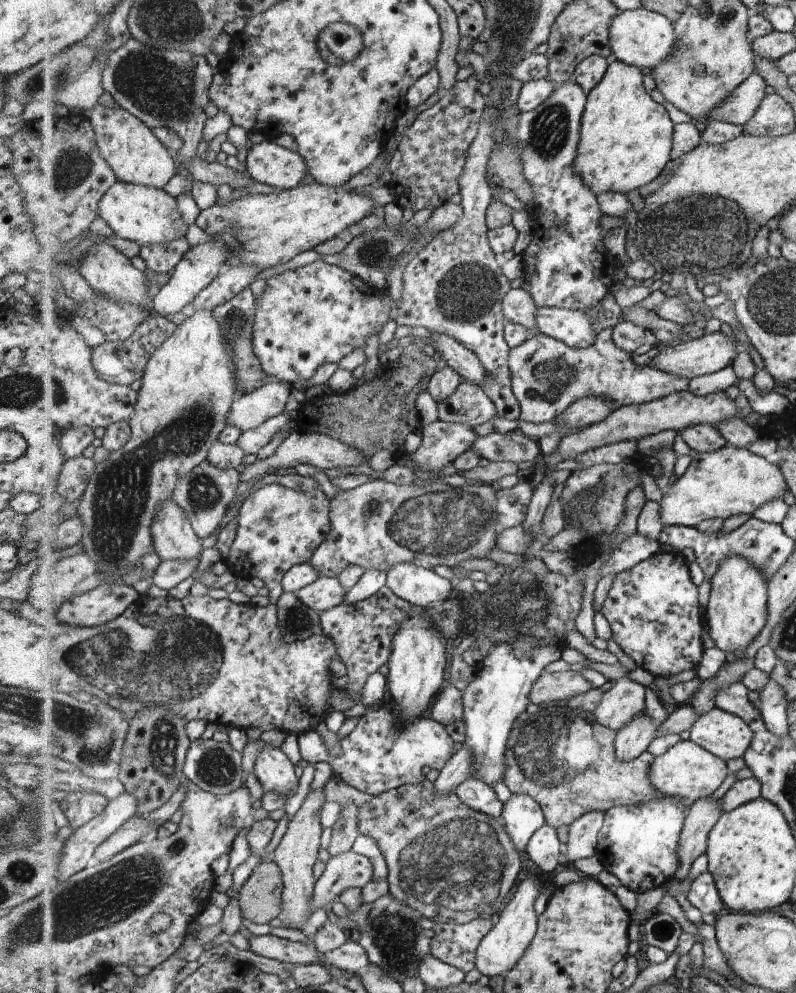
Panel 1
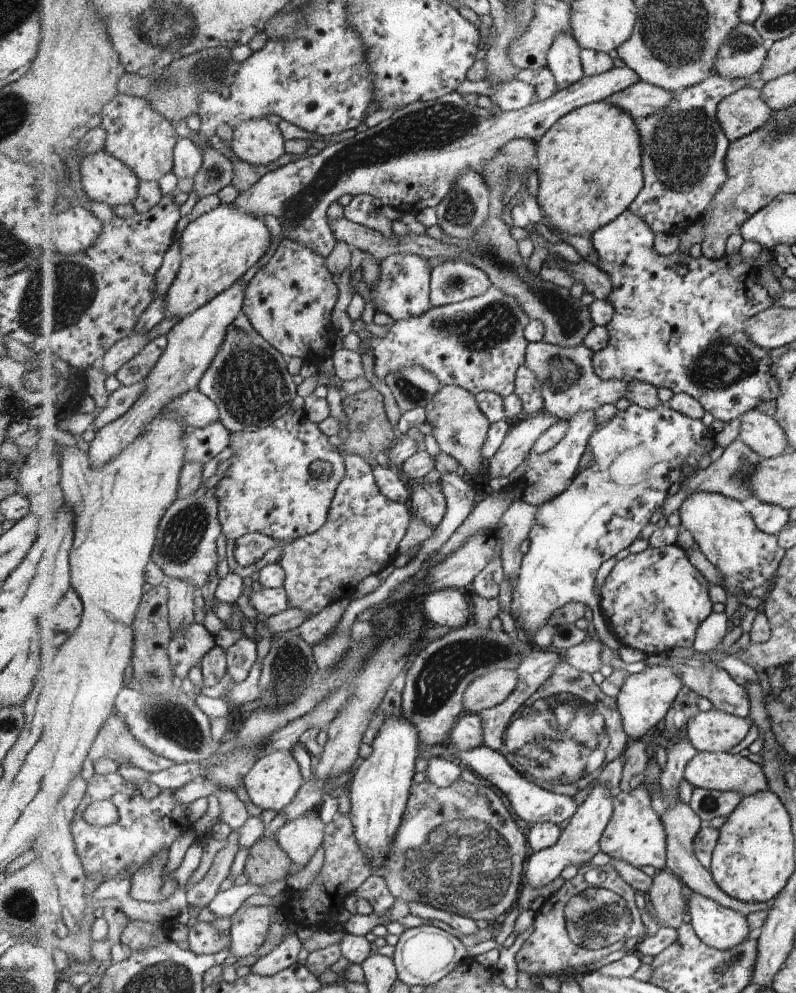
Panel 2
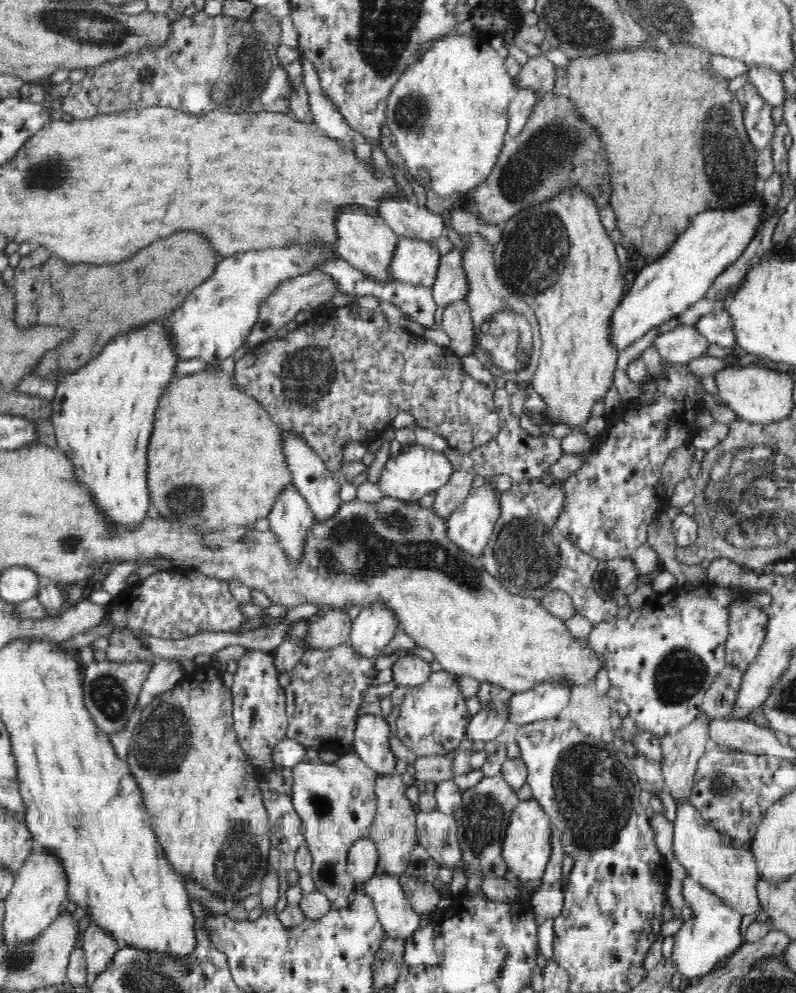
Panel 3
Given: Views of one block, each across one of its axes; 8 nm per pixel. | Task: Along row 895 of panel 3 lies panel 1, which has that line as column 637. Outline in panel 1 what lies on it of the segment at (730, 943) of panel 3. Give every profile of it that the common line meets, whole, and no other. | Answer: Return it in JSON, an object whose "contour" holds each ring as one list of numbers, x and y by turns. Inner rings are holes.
{"contour":[[624,676,603,693,599,708,591,714,596,723,619,732,635,718,645,715,645,692,646,686]]}

